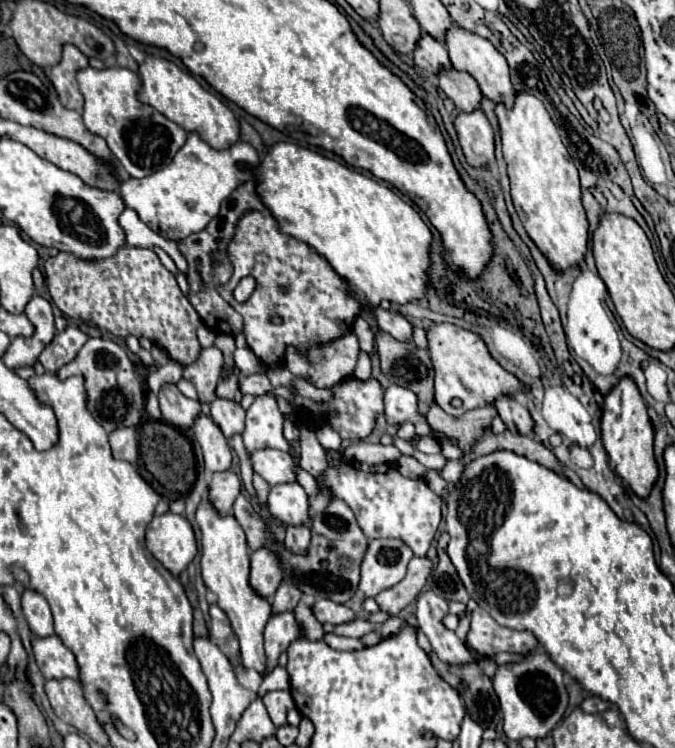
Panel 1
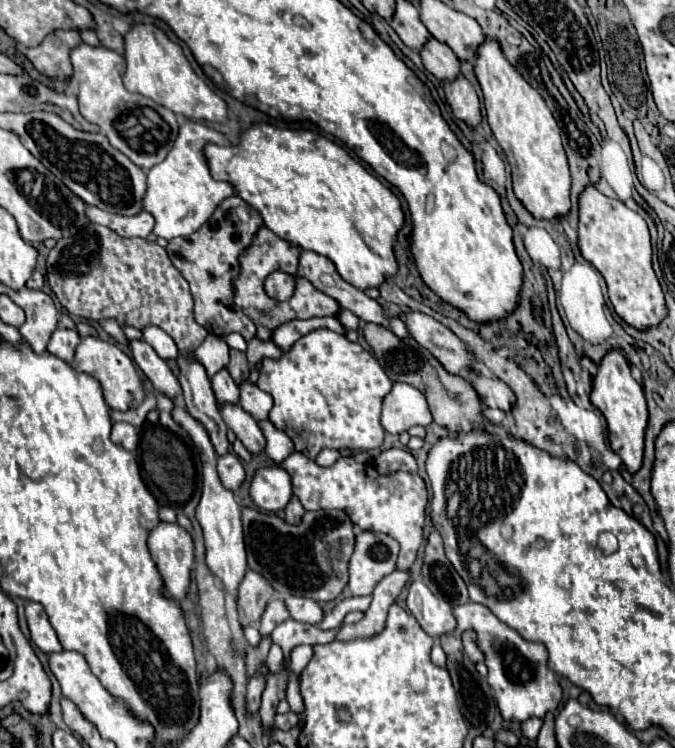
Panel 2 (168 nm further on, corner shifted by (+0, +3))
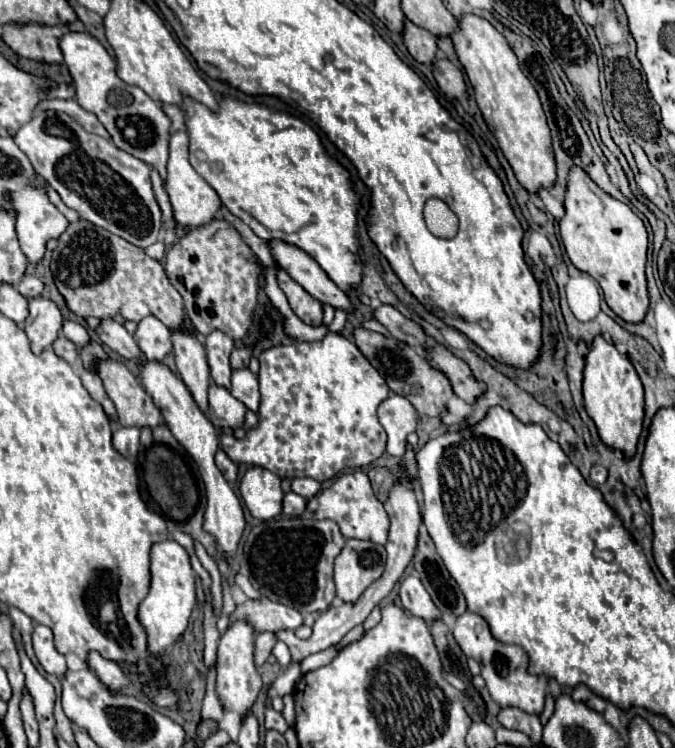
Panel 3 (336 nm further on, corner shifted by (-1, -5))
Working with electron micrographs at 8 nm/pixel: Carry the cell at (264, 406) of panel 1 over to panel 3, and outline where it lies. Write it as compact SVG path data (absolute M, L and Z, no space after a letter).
M249 368L233 370L231 394L237 400L241 400L249 410L257 412L257 408L259 408L259 384L257 384L257 376Z

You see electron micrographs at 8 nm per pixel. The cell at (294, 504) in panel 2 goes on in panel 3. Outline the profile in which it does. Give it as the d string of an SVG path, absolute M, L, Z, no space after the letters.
M287 492L283 496L283 514L287 516L301 516L303 510L305 510L305 504L307 500L295 492Z

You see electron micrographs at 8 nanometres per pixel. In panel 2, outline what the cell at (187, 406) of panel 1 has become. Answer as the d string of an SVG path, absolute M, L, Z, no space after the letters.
M132 340L130 344L132 356L138 364L138 368L148 376L152 386L166 398L176 400L182 394L182 388L178 384L178 378L172 374L170 366L146 344L140 340Z

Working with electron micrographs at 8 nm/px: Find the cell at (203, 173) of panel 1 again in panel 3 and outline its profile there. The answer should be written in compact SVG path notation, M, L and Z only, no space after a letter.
M175 132L169 138L169 160L167 160L167 184L165 190L171 198L173 204L173 212L175 212L175 220L177 220L177 234L183 236L187 230L199 226L199 224L207 224L211 222L219 208L221 208L221 200L217 196L217 192L195 172L195 168L189 164L189 136L187 132Z

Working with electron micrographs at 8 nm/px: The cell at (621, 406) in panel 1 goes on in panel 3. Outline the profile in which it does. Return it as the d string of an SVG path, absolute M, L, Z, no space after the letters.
M595 336L589 344L585 366L583 366L583 398L585 410L593 418L601 440L615 450L623 450L631 458L637 450L637 440L643 428L643 384L629 358L621 356L619 350L603 336Z

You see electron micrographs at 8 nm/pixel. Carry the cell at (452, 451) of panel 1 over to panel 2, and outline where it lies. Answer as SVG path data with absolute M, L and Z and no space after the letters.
M394 384L382 404L382 426L390 434L402 434L410 426L430 426L432 416L426 398L410 384Z

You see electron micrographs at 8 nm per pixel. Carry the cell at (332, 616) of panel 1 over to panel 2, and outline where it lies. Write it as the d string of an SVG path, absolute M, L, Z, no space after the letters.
M290 596L290 598L286 598L286 606L288 606L290 616L292 616L294 620L308 622L308 624L320 624L320 622L322 622L324 610L322 610L322 606L320 606L316 600Z

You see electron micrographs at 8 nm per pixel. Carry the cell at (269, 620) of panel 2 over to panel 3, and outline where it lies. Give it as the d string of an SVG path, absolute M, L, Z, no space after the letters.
M263 632L255 638L255 664L261 666L267 662L267 658L271 656L271 650L277 642L277 636L273 632Z

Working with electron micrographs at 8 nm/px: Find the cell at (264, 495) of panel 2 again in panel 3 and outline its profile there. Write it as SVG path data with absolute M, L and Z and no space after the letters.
M249 468L239 484L239 494L249 508L251 516L259 520L271 520L281 514L283 490L281 478L267 468Z

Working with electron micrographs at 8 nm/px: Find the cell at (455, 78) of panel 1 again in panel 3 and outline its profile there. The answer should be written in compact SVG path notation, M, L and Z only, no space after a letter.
M407 18L403 22L403 42L417 62L433 64L437 58L437 38Z

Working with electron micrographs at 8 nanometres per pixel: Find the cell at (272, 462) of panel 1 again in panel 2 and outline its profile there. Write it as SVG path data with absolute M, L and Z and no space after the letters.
M224 406L220 412L226 426L236 434L236 438L246 446L248 452L256 456L266 450L266 438L250 414L246 414L240 406Z

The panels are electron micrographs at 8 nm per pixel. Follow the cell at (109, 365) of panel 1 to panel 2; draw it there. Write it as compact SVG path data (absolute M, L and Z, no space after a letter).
M82 338L80 346L76 348L74 362L70 366L76 372L86 372L100 380L102 390L104 390L104 402L108 404L110 410L126 412L130 408L140 406L144 400L144 390L142 390L142 382L136 372L136 366L134 366L132 358L126 352L122 352L116 344L110 344L110 342L104 342L98 338Z

